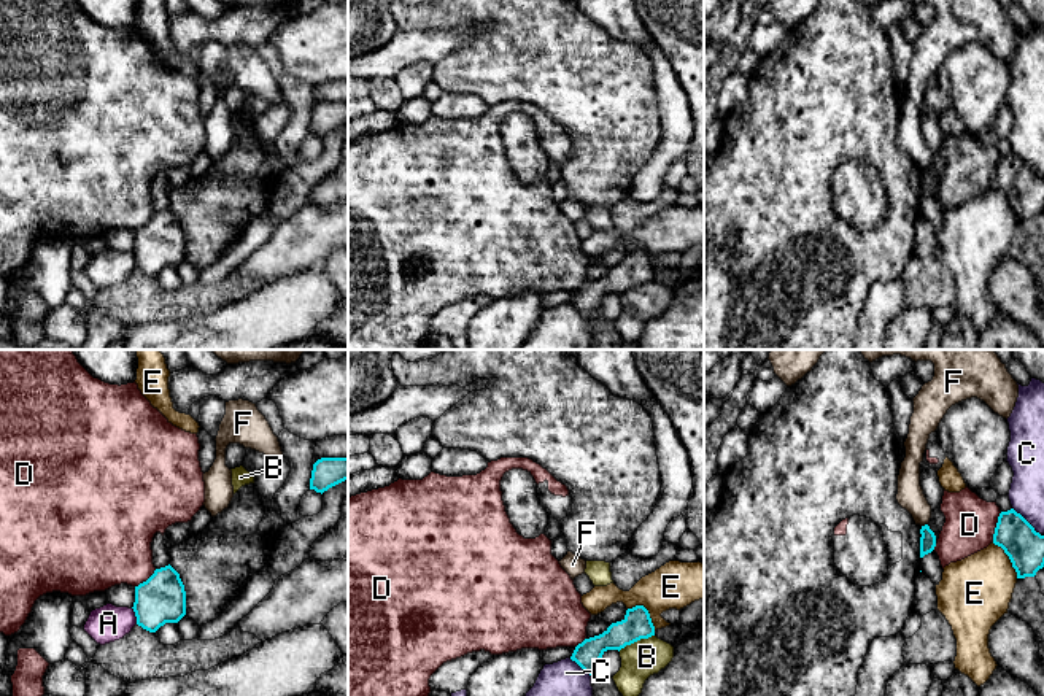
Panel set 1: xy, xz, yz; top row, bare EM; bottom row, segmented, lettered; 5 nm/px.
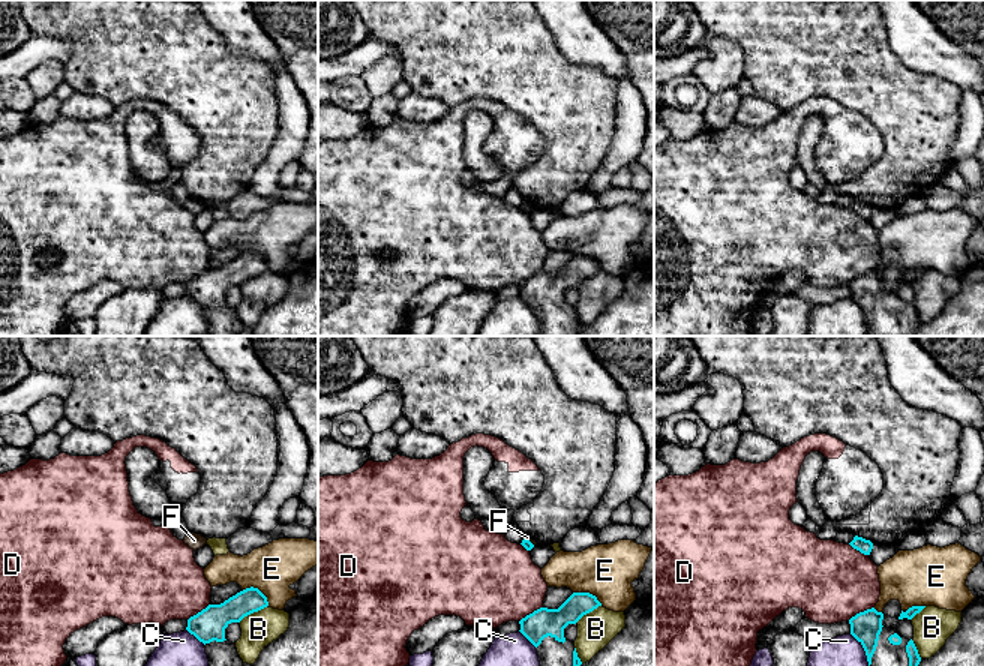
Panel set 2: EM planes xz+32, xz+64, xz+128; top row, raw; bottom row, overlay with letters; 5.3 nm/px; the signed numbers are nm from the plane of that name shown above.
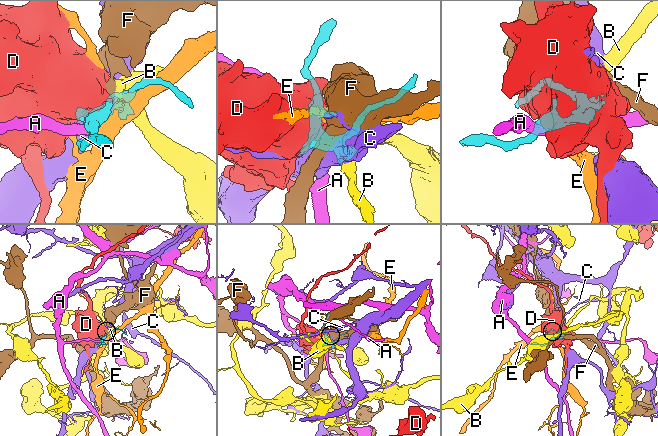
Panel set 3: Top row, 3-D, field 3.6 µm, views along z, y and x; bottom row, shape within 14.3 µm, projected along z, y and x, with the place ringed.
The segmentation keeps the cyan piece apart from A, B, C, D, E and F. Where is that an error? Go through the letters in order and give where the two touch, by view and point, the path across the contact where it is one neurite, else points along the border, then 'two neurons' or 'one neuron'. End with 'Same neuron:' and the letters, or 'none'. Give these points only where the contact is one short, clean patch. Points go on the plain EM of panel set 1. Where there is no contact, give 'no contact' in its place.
A: meets cyan in xy at (135, 259); two neurons
B: meets cyan in xz at (636, 285); two neurons
C: meets cyan in yz at (1027, 166); two neurons
D: meets cyan in yz at (997, 170); two neurons
E: meets cyan in xz at (647, 255); two neurons
F: meets cyan in yz at (925, 169); border along yz (927, 167), (922, 170); two neurons
Same neuron: none

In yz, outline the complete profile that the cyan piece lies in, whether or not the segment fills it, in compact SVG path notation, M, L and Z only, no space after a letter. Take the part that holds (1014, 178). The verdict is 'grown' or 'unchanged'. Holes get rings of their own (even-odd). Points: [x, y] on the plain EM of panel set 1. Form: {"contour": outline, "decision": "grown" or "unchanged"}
{"contour": "M1014 153L1000 157L993 188L1009 200L1017 222L1034 221L1044 211L1044 180Z", "decision": "unchanged"}

